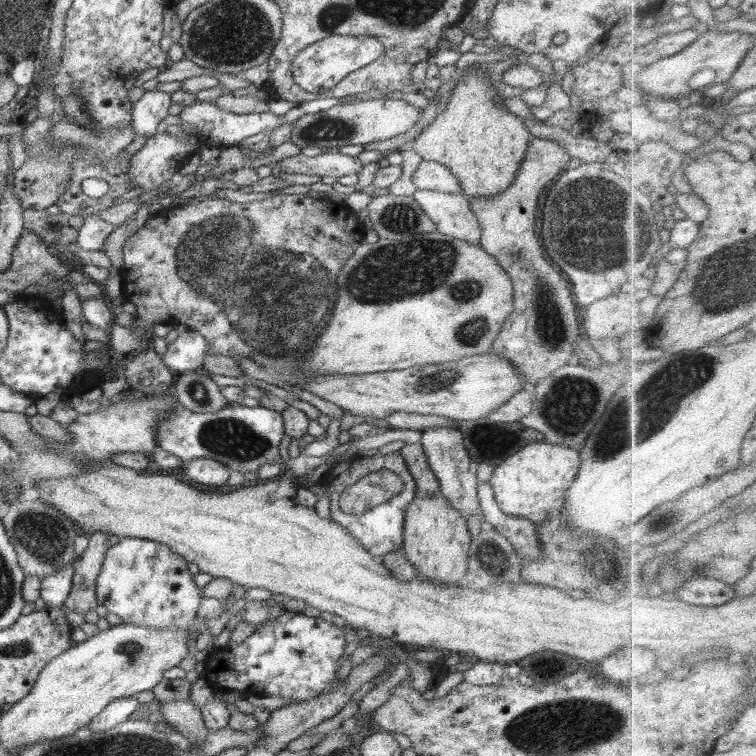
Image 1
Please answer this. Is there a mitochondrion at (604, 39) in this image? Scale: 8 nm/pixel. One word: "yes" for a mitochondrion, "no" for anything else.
no

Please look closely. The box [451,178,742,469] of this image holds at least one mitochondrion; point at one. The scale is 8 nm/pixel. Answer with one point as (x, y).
(634, 419)

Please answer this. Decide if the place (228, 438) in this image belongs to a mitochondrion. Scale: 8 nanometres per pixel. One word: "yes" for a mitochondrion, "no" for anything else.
yes

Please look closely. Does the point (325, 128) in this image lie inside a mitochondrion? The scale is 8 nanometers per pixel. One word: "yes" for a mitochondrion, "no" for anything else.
yes

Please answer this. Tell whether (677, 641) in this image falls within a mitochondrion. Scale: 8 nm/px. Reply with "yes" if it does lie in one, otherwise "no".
no

